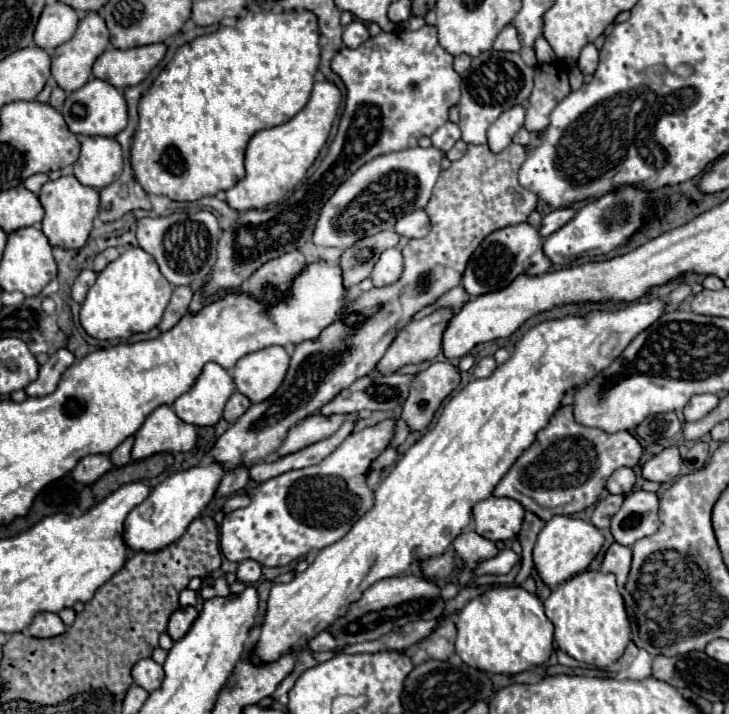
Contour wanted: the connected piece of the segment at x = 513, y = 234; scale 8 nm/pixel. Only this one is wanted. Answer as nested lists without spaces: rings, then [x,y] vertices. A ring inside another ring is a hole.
[[[522,222],[516,226],[506,226],[502,230],[496,230],[488,234],[482,244],[474,250],[474,254],[468,260],[466,272],[462,276],[464,290],[474,298],[480,294],[486,294],[488,290],[500,290],[512,282],[518,274],[544,274],[552,266],[550,258],[542,250],[542,236],[538,228]]]

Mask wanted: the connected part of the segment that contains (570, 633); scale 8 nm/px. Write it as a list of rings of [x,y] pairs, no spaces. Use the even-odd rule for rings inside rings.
[[[580,572],[554,588],[544,602],[546,616],[554,624],[554,643],[568,656],[606,668],[614,664],[630,642],[630,622],[616,578],[604,572]]]

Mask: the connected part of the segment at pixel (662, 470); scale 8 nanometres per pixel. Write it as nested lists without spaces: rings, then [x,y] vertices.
[[[676,446],[664,448],[660,454],[652,456],[644,466],[642,466],[642,476],[652,482],[672,482],[678,478],[682,466],[682,458]]]

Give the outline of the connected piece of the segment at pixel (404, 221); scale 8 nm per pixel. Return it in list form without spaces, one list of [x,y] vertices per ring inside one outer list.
[[[414,210],[396,222],[396,232],[406,238],[424,238],[430,230],[430,220],[424,210]]]

